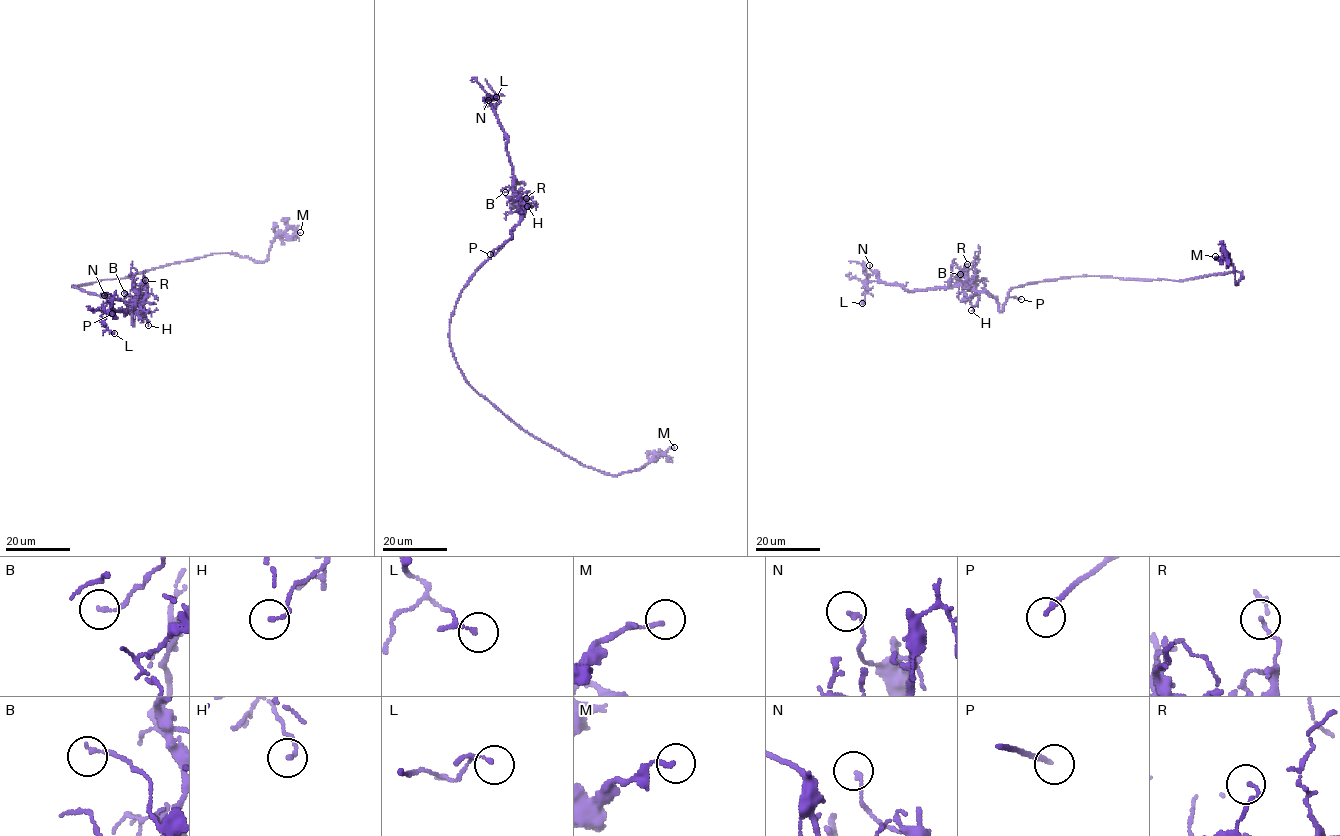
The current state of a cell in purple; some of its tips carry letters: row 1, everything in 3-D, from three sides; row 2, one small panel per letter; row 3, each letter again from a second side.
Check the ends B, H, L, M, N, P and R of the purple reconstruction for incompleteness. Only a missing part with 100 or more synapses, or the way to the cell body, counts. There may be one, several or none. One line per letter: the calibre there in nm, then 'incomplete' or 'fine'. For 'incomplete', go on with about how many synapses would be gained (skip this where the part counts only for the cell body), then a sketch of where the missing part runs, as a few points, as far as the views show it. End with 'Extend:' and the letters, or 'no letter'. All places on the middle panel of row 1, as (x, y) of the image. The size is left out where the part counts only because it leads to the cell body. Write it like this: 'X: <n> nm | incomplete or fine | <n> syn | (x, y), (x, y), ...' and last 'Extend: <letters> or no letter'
B: 150 nm | fine
H: 120 nm | fine
L: 100 nm | fine
M: 150 nm | fine
N: 140 nm | fine
P: 200 nm | incomplete
R: 120 nm | fine
Extend: P

